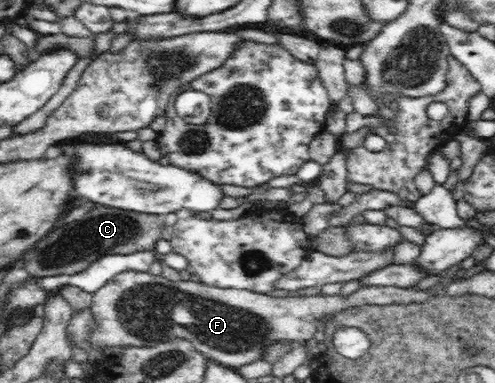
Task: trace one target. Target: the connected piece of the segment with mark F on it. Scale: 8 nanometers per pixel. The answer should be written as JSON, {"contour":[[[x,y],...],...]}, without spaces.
{"contour":[[[123,270],[109,280],[105,286],[93,293],[90,311],[96,320],[96,327],[90,336],[92,342],[101,345],[103,350],[111,347],[153,347],[161,342],[173,339],[185,339],[192,342],[193,347],[207,359],[221,365],[236,367],[255,362],[260,354],[272,344],[273,340],[288,340],[299,343],[300,340],[311,340],[317,332],[317,322],[325,314],[339,312],[351,307],[364,307],[366,304],[403,304],[403,302],[424,303],[431,294],[425,291],[399,287],[363,287],[358,288],[349,297],[340,295],[306,297],[271,297],[245,289],[228,289],[212,287],[200,282],[190,281],[184,275],[180,280],[169,280],[161,275],[149,272]]]}

